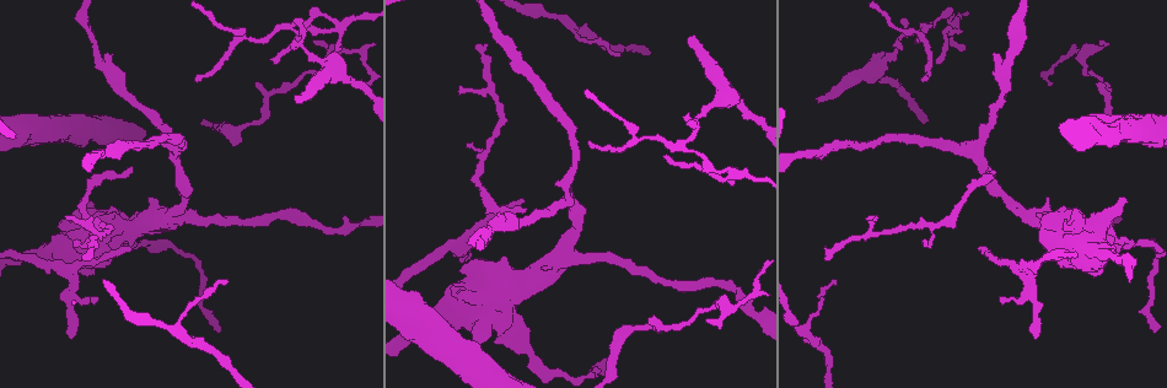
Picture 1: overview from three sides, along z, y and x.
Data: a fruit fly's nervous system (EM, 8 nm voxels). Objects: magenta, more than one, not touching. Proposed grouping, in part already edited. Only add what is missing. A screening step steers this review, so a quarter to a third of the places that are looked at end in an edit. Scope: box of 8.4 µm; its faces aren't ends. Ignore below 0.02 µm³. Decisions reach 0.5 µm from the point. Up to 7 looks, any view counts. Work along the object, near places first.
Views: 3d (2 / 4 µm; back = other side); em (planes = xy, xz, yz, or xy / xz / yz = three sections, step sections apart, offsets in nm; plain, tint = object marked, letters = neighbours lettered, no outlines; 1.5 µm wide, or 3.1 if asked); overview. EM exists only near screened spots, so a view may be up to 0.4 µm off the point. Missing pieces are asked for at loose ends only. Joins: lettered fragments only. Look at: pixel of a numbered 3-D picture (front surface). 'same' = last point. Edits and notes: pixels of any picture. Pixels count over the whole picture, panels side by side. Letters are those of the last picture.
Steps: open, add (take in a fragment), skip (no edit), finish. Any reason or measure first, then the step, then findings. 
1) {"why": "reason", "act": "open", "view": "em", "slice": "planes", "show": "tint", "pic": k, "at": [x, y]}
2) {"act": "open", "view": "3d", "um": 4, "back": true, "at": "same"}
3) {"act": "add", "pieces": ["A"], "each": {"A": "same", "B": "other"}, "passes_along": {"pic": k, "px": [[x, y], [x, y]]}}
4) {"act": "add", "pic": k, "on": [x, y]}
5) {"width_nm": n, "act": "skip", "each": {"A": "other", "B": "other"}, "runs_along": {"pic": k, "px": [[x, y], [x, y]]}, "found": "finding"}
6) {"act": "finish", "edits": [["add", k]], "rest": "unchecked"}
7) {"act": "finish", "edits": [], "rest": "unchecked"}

{"why": "free end", "act": "open", "view": "em", "slice": "xz", "step": 4, "show": "letters", "pic": 1, "at": [1099, 42]}

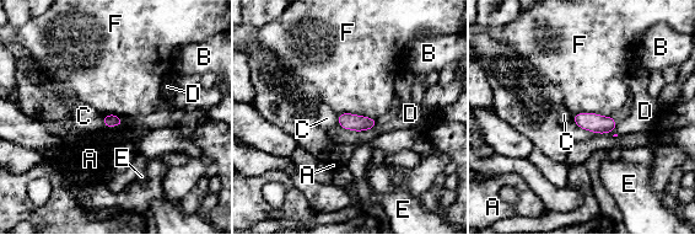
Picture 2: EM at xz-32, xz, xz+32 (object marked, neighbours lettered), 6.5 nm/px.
{"act": "open", "view": "em", "slice": "xy", "step": 4, "show": "letters", "at": "same"}

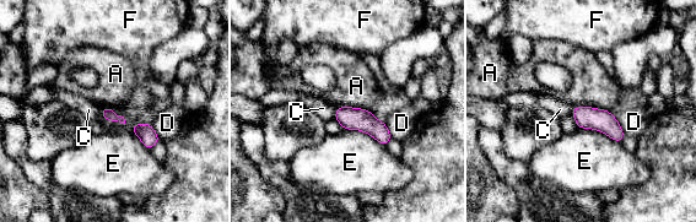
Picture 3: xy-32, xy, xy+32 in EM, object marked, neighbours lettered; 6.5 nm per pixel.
{"act": "skip", "each": {"A": "other", "C": "other", "D": "other", "E": "other", "F": "other"}, "border": {"pic": 3, "px": [[101, 108], [111, 108], [125, 123]]}, "found": "no lettered fragment goes on from it"}

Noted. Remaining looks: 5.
{"why": "an open end", "act": "open", "view": "em", "slice": "yz", "step": 8, "show": "tint", "pic": 1, "at": [72, 245]}

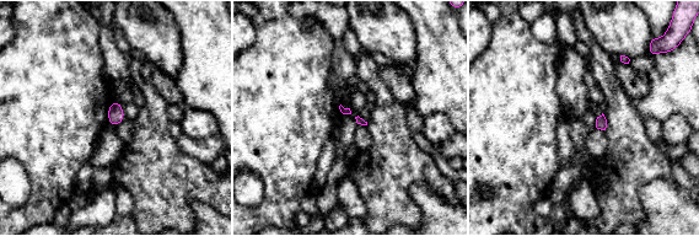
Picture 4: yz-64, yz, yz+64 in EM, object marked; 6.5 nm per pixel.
{"act": "open", "view": "em", "slice": "planes", "show": "letters", "at": "same"}

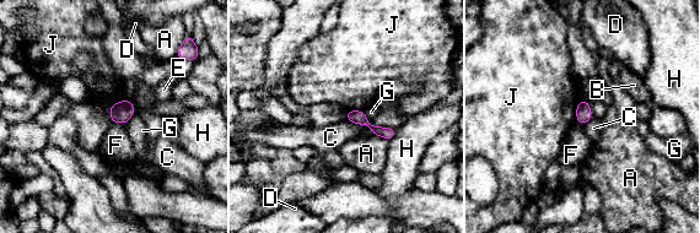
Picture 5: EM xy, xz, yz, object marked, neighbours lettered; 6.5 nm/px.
{"act": "skip", "each": {"A": "other", "B": "other", "C": "other", "D": "other", "E": "other", "F": "other", "G": "other", "H": "other", "J": "other"}, "runs_along": {"pic": 5, "px": [[349, 115], [378, 131], [392, 133]]}, "found": "none of them fits"}

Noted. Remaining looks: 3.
{"why": "an open end", "act": "open", "view": "em", "slice": "planes", "show": "letters", "pic": 1, "at": [131, 249]}

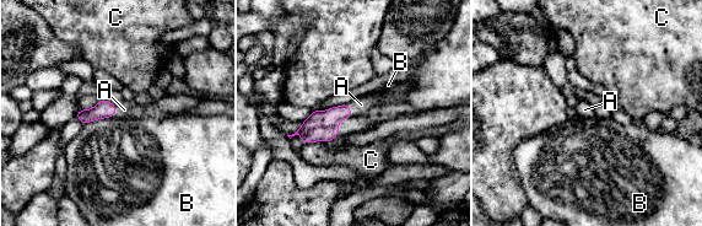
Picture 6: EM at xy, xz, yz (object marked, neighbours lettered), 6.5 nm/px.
{"width_nm": 120, "longest_contact_nm": ["B", 200], "act": "add", "pieces": ["A"], "each": {"A": "same", "B": "other", "C": "other"}, "found": "the cell continues"}

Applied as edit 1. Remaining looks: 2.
{"act": "finish", "edits": [["add", 6]], "rest": "unchecked"}

